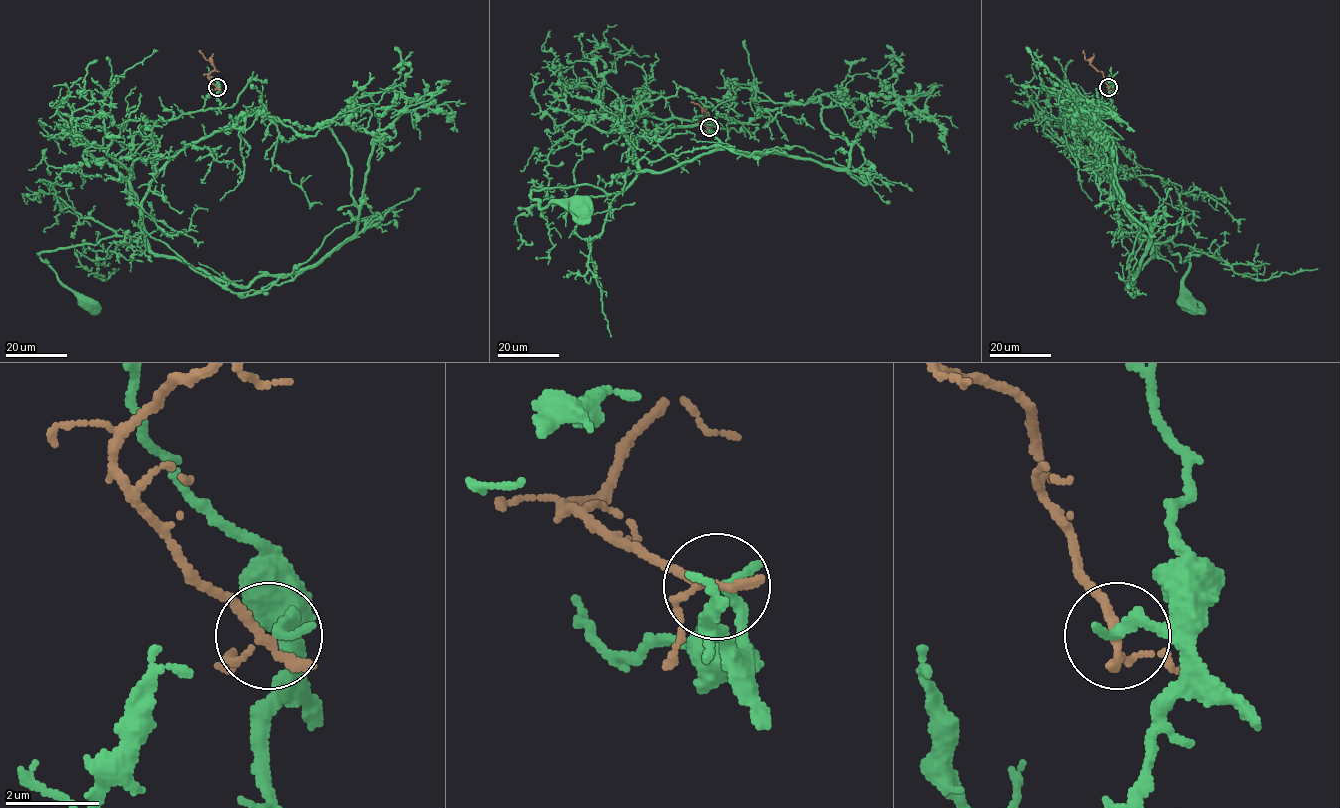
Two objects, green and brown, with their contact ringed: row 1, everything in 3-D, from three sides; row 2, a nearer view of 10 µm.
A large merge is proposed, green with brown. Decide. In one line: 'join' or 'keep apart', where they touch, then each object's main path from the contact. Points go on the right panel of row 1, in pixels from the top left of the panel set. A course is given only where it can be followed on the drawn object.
keep apart | (1108, 87) | green via (1109, 88), (1112, 107), (1097, 121), (1113, 191), (1151, 241), (1174, 236), (1165, 245), (1189, 264), (1185, 302) | brown via (1109, 88), (1101, 72), (1085, 59), (1083, 50)

